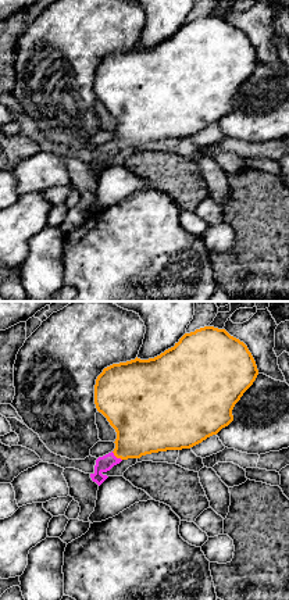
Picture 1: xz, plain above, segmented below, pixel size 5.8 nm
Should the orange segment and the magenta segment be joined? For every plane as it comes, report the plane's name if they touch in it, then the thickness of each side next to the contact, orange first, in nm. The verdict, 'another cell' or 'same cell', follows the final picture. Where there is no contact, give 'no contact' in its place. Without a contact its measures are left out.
contact in xz; calibres 340 and 90 nm

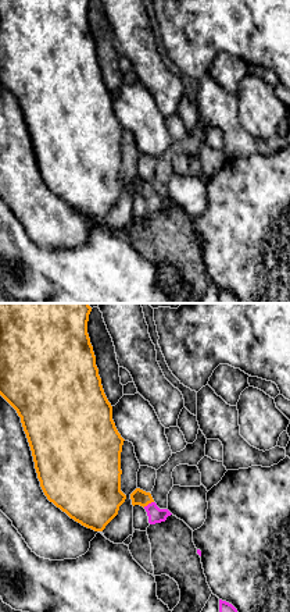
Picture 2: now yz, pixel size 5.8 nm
contact in yz; calibres 90 and 90 nm

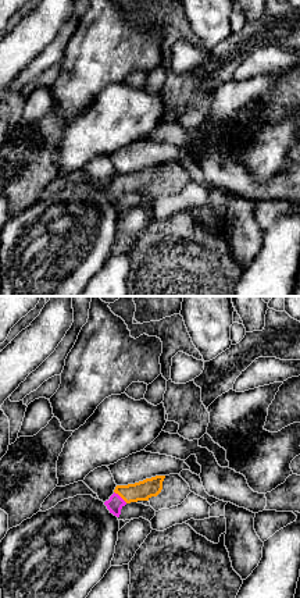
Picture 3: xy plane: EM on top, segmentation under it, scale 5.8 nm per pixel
contact in xy; calibres 110 and 90 nm

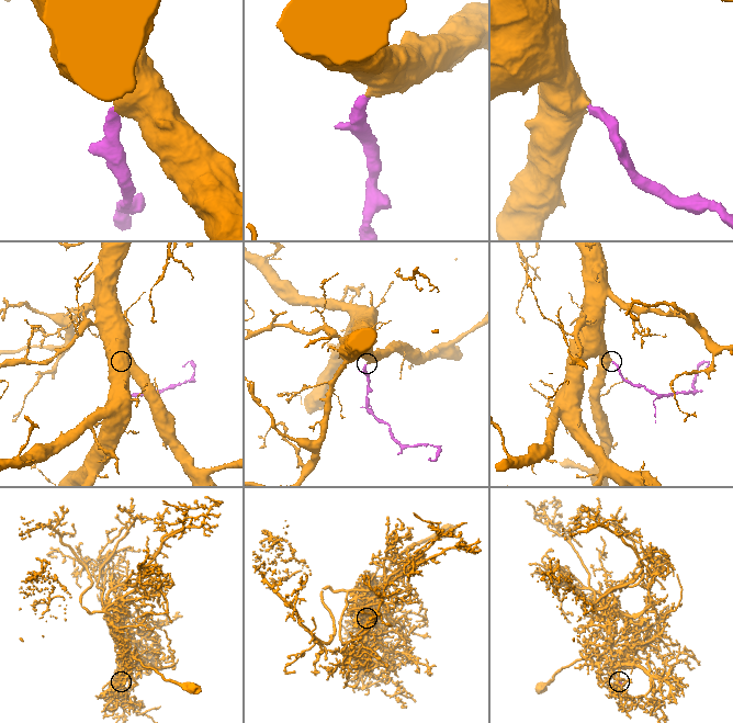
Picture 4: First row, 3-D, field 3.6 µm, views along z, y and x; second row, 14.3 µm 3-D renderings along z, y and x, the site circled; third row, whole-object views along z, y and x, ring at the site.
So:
same cell

